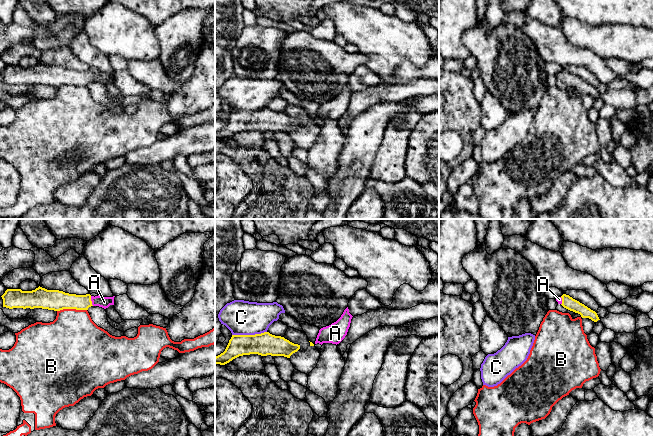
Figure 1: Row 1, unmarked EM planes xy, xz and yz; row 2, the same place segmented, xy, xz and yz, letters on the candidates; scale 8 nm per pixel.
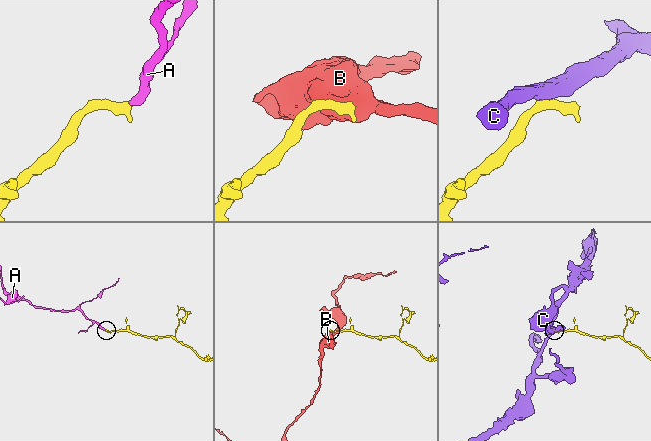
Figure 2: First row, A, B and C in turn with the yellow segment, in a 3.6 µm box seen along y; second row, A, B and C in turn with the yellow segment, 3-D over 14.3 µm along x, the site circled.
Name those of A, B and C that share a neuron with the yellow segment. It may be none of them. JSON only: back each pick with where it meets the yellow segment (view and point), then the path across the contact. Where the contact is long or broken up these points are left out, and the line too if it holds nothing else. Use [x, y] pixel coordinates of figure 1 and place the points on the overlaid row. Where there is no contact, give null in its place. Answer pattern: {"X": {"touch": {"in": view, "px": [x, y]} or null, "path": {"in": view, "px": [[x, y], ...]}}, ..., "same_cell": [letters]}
{"A": {"touch": {"in": "xy", "px": [91, 301]}, "path": {"in": "xy", "px": [[60, 300], [91, 301], [104, 302]]}}, "same_cell": ["A"]}

